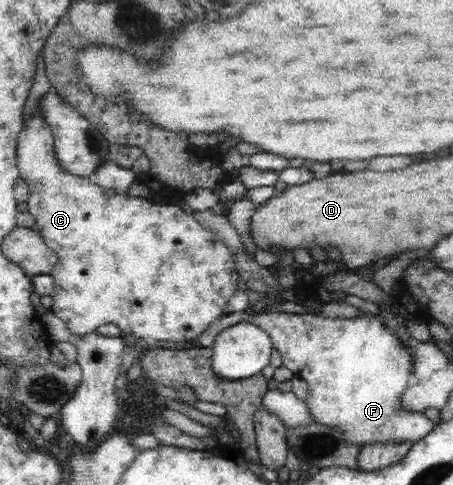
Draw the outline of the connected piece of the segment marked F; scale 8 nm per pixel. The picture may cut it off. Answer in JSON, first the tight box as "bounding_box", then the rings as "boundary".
{"bounding_box":[252,308,435,445],"boundary":[[[285,308],[281,312],[259,314],[252,322],[271,336],[272,346],[279,351],[283,367],[308,383],[310,392],[306,404],[314,415],[314,421],[341,430],[348,441],[361,445],[375,441],[383,444],[408,441],[414,444],[431,433],[435,424],[424,413],[398,411],[400,396],[413,373],[414,355],[410,354],[413,352],[411,346],[386,327],[379,315],[361,311],[349,319],[324,318]]]}

